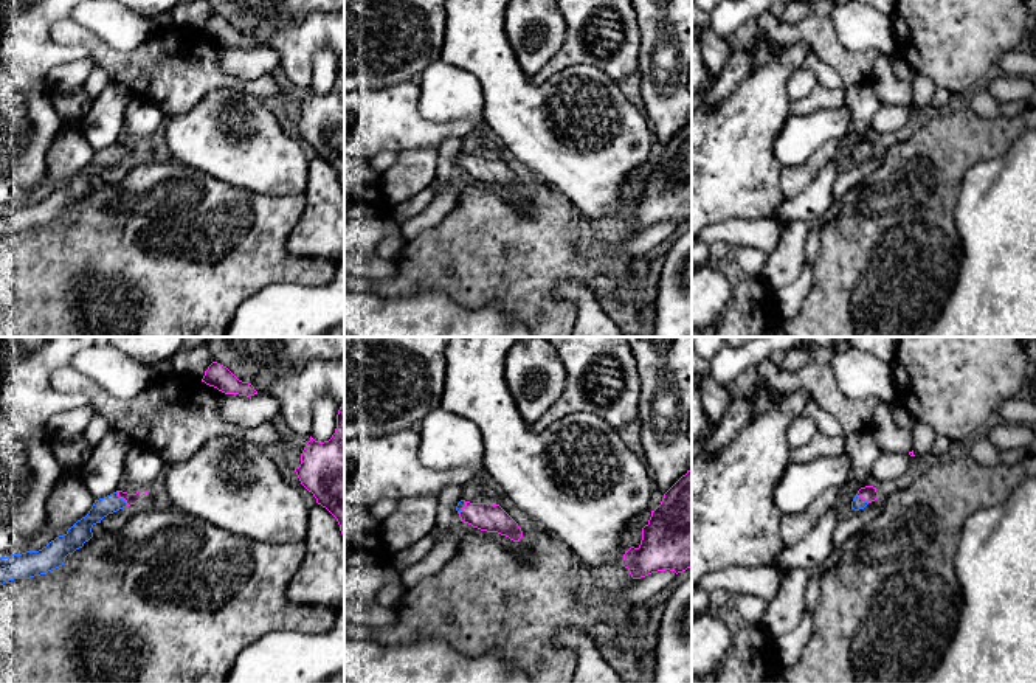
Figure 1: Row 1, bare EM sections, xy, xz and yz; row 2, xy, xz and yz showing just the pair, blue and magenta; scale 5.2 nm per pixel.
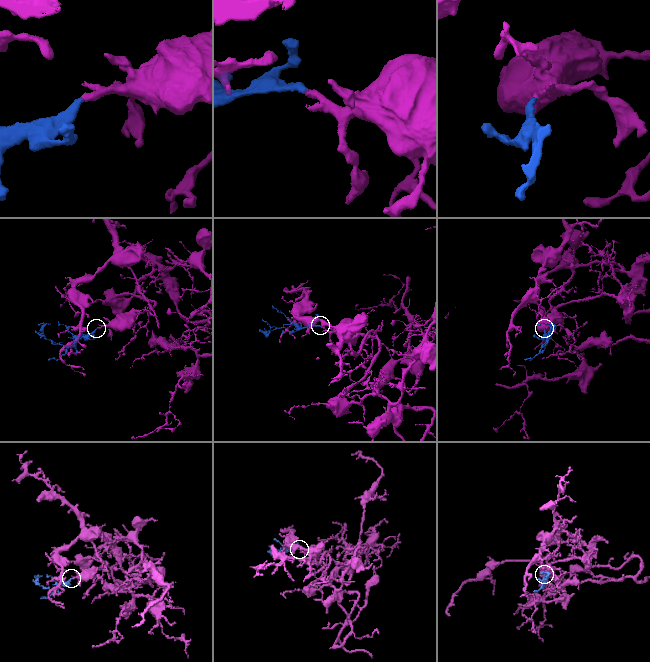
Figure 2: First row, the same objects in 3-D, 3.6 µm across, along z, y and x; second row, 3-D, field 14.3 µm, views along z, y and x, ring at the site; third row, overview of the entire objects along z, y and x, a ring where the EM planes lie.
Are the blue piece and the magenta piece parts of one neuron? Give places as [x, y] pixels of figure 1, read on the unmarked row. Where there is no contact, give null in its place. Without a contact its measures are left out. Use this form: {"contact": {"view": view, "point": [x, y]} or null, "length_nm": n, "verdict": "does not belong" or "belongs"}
{"contact": {"view": "xy", "point": [121, 151]}, "length_nm": 110, "verdict": "belongs"}

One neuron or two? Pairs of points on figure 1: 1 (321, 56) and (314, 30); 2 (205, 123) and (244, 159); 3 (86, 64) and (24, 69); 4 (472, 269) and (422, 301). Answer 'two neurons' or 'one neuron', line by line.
1: two neurons
2: one neuron
3: two neurons
4: two neurons

